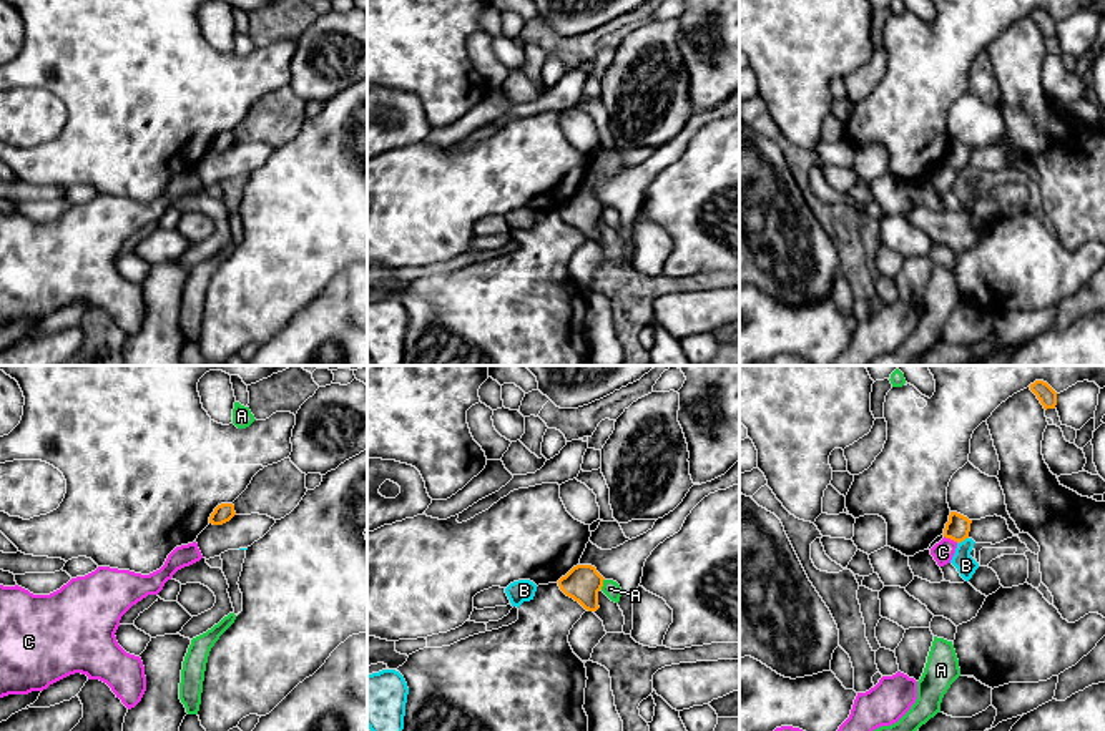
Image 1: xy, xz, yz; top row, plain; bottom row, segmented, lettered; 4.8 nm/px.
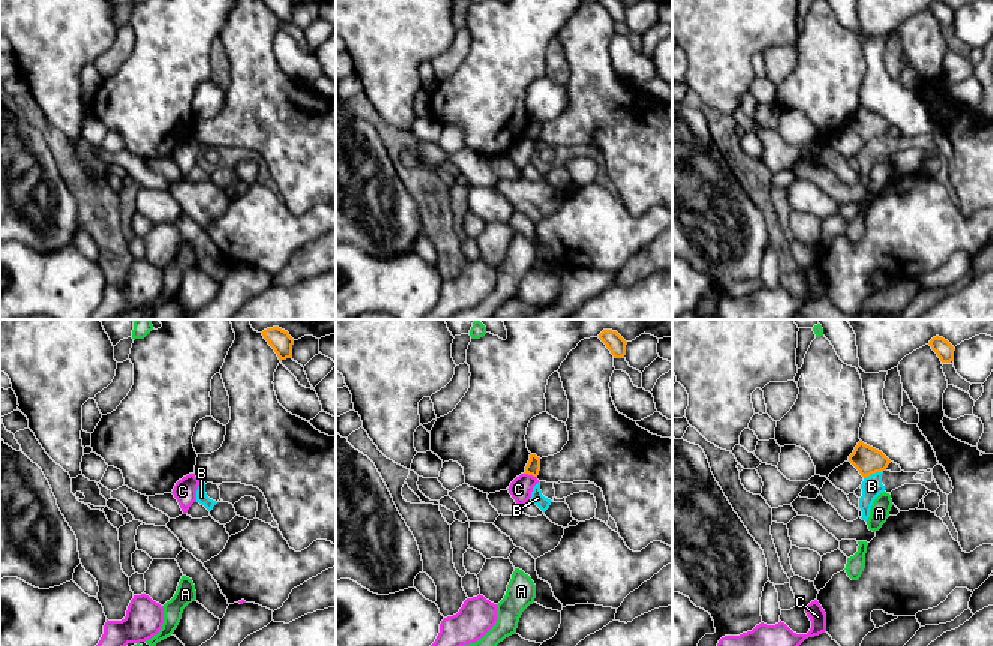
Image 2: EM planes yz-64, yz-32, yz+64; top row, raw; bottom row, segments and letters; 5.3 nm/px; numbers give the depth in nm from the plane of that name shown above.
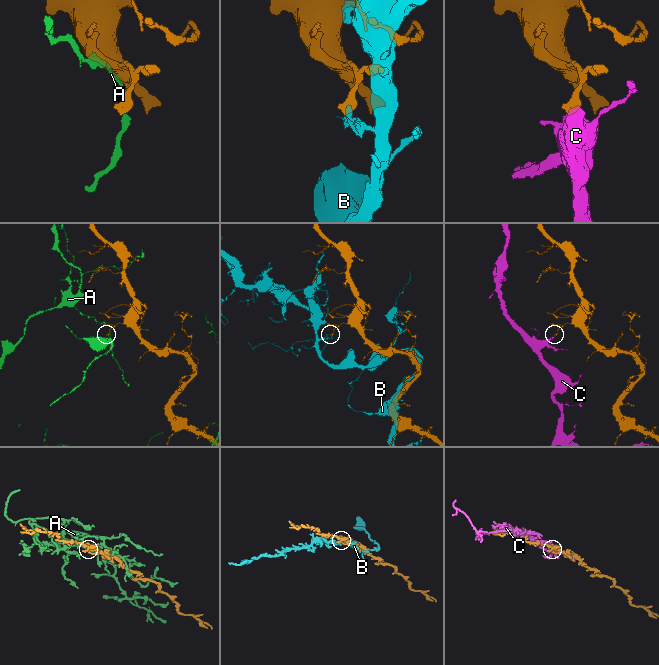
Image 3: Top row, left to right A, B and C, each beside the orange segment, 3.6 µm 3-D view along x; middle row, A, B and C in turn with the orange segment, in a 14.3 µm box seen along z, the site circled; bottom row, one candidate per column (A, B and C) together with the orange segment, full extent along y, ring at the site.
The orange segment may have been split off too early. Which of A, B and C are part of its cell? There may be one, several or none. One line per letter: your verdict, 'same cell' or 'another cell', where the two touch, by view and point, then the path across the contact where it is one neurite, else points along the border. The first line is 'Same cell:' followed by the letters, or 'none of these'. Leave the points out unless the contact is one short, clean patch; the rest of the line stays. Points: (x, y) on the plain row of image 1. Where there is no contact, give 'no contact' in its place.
Same cell: none of these
A: another cell; meets orange in xz at (602, 211)
B: another cell; meets orange in yz at (962, 168)
C: another cell; meets orange in yz at (951, 166); border along yz (944, 163), (957, 170)

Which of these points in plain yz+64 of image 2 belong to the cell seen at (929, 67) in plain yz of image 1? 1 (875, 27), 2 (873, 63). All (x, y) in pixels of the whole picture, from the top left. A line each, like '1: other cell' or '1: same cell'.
1: same cell
2: other cell

